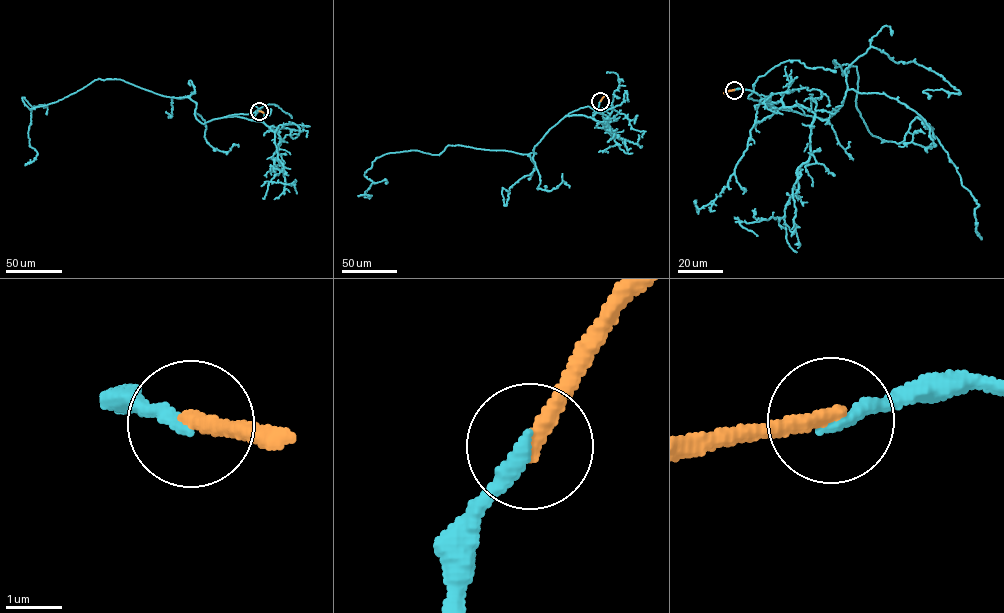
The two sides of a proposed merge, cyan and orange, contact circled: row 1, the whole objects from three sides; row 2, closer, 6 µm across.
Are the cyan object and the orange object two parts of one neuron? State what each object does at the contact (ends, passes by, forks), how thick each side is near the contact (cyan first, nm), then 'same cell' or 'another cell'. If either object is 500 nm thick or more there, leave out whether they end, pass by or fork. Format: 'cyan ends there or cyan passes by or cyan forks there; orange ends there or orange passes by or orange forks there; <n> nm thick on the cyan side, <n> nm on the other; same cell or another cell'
cyan ends there; orange ends there; 280 nm thick on the cyan side, 320 nm on the other; another cell

